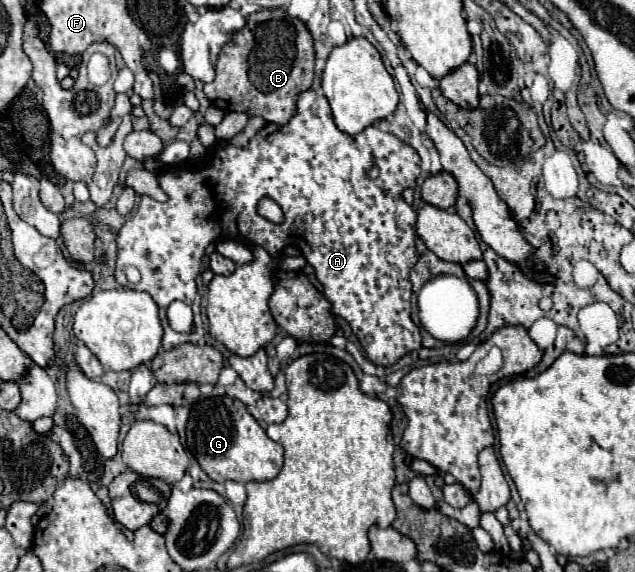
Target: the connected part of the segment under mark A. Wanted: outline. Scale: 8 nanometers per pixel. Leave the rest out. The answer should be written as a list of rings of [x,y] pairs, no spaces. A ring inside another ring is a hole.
[[[306,89],[298,95],[296,115],[286,125],[266,123],[248,143],[246,149],[238,149],[226,141],[220,141],[206,151],[204,159],[188,161],[184,167],[176,167],[160,173],[158,185],[170,199],[158,203],[150,197],[142,197],[136,215],[132,215],[116,235],[118,257],[116,257],[116,281],[132,291],[146,291],[160,307],[160,321],[164,327],[162,347],[168,351],[184,343],[202,343],[207,331],[201,317],[201,295],[196,278],[200,274],[200,259],[204,249],[220,239],[232,239],[242,245],[264,247],[272,257],[278,257],[286,247],[296,247],[302,257],[314,267],[316,279],[324,287],[324,297],[332,303],[332,315],[346,319],[366,351],[368,361],[376,367],[390,367],[404,355],[422,347],[420,329],[410,319],[410,297],[412,283],[408,279],[410,269],[418,261],[416,253],[416,211],[402,199],[406,187],[414,187],[420,177],[418,153],[394,137],[376,127],[366,127],[358,135],[346,135],[338,131],[330,117],[330,105],[322,93]],[[376,147],[376,163],[380,169],[378,179],[368,179],[366,169],[372,163]],[[262,197],[274,199],[284,211],[284,223],[274,225],[272,221],[256,213],[256,205]],[[134,265],[142,273],[140,283],[126,281],[124,267]],[[172,301],[184,301],[194,311],[194,331],[176,333],[166,321],[166,307]]]

